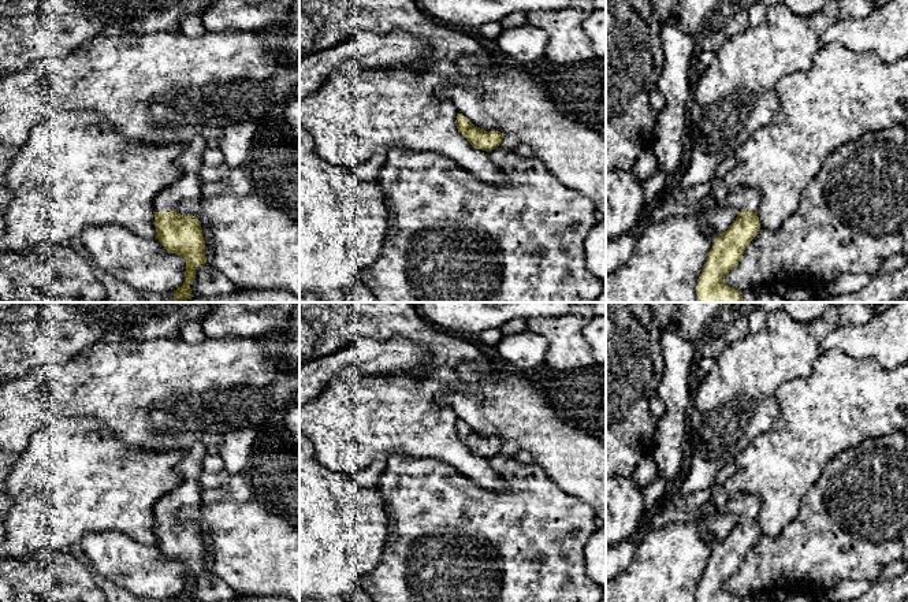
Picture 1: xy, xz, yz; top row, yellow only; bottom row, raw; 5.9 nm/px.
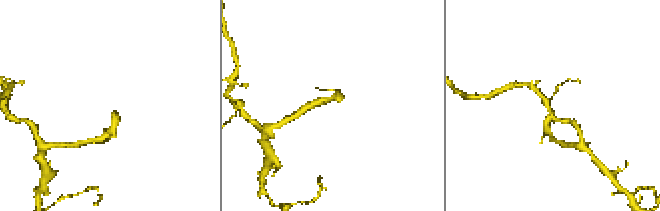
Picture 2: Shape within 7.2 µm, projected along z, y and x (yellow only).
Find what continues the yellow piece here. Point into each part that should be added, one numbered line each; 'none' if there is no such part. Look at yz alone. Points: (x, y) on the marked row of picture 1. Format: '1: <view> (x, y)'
1: yz (741, 197)

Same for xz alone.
none

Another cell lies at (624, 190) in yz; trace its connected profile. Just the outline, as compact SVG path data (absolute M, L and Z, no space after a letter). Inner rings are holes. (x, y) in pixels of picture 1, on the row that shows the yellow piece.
M633 170L606 172L606 239L629 233L641 216L644 185Z

